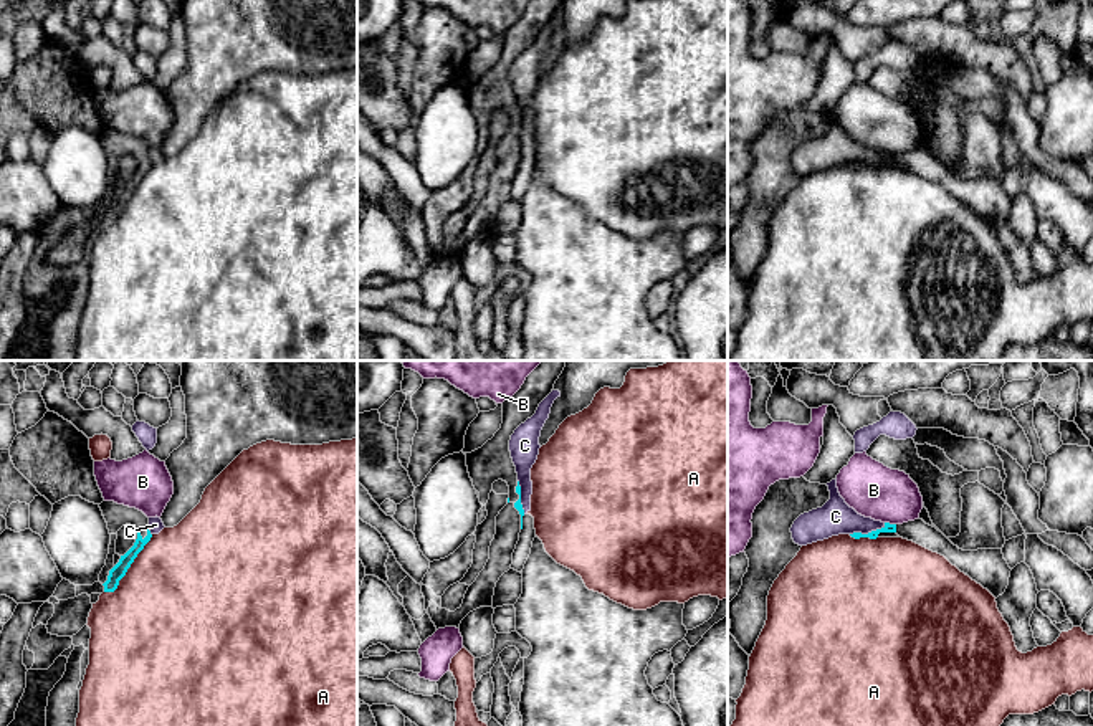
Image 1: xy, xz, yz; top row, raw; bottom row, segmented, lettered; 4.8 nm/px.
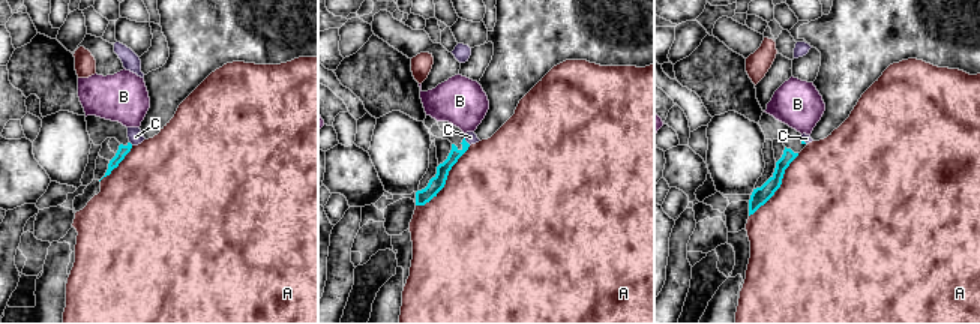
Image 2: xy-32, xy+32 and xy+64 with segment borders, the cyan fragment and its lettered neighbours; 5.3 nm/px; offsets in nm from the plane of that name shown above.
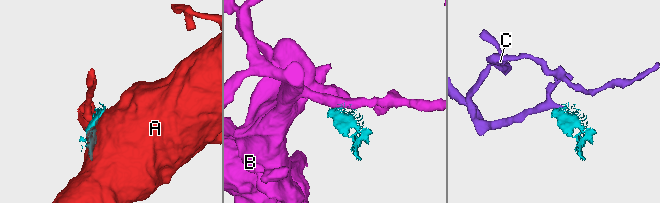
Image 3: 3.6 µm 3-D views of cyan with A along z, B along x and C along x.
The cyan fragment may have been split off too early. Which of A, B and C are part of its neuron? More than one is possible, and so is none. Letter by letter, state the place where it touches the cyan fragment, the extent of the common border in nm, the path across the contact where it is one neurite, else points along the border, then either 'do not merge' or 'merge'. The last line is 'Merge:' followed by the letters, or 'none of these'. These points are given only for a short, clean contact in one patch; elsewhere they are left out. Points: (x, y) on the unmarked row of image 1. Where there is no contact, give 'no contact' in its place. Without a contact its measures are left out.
A: xy (129, 195) | 380 nm | do not merge
B: yz (888, 152) | 60 nm | along yz (885, 151), (895, 154) | do not merge
C: yz (868, 162) | 190 nm | along yz (885, 152), (867, 162), (850, 164) | do not merge
Merge: none of these

